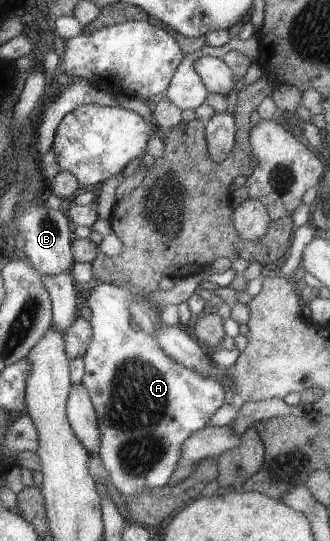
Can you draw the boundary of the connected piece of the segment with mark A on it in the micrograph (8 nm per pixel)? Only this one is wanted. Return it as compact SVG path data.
M98 282L91 289L85 304L92 309L92 340L83 356L84 376L81 382L90 395L98 421L98 457L108 471L112 486L128 499L136 497L138 493L152 493L167 485L177 465L183 461L184 441L192 433L209 425L210 417L224 405L225 398L224 385L220 385L216 379L204 377L194 369L188 369L175 361L152 335L133 329L128 311L131 298L136 298L134 293L111 283Z

